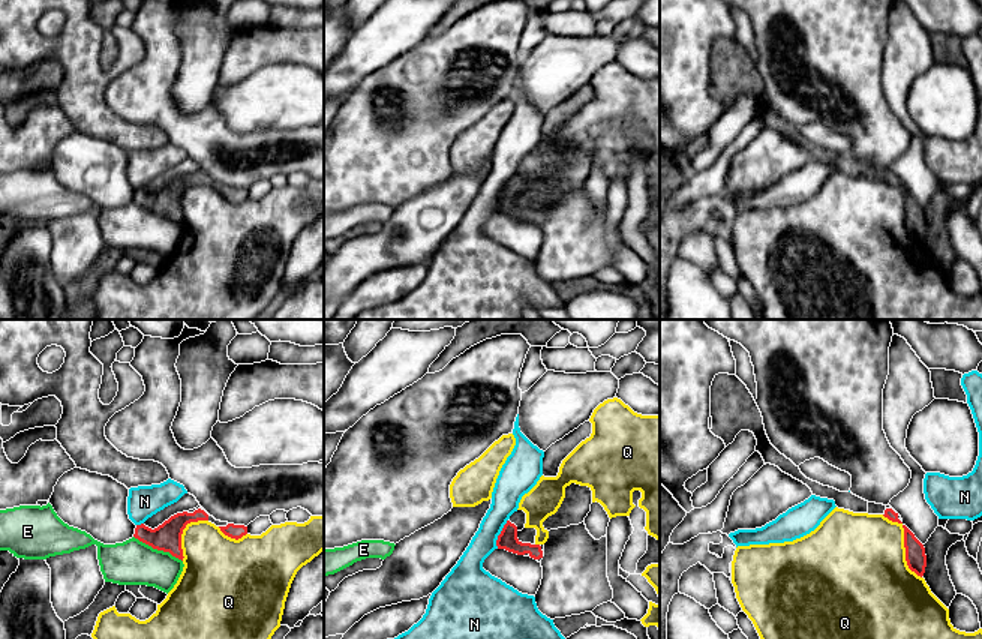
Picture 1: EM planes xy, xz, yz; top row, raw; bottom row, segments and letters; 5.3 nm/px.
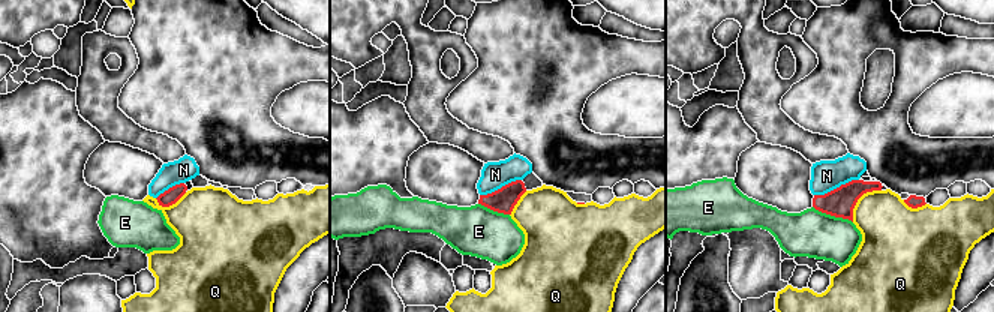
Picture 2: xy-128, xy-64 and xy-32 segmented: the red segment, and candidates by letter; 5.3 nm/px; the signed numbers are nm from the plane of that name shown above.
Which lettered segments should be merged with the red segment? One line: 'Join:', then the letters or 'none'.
Join: none

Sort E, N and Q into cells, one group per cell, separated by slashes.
E / N / Q

